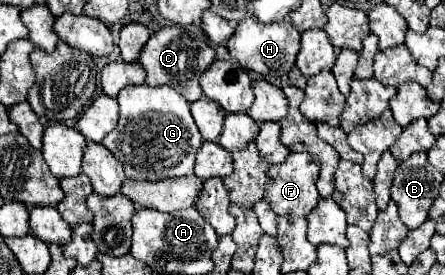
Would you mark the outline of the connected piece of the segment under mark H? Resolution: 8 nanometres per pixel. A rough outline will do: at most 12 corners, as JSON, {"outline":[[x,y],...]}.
{"outline":[[289,19],[237,23],[231,59],[267,79],[289,73],[299,31]]}

